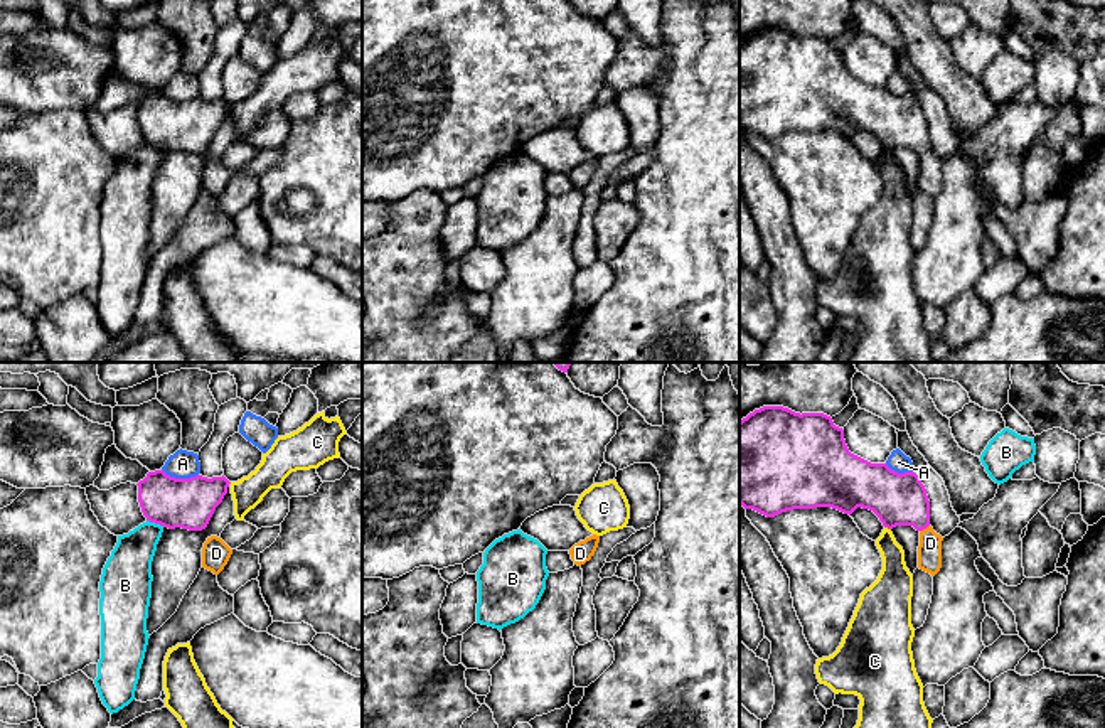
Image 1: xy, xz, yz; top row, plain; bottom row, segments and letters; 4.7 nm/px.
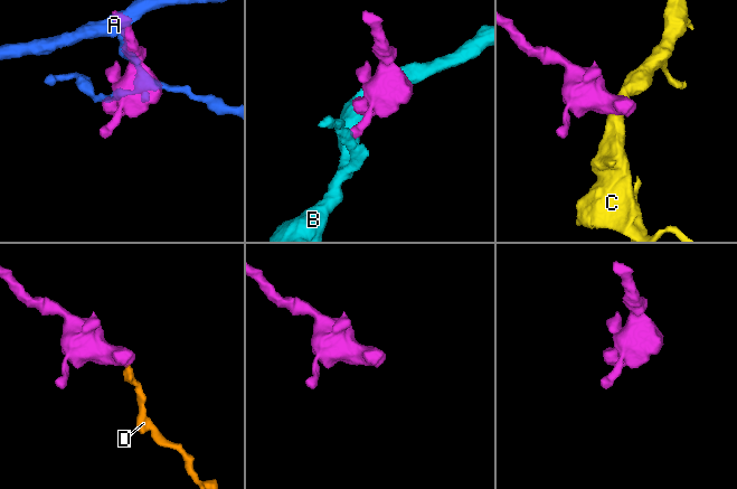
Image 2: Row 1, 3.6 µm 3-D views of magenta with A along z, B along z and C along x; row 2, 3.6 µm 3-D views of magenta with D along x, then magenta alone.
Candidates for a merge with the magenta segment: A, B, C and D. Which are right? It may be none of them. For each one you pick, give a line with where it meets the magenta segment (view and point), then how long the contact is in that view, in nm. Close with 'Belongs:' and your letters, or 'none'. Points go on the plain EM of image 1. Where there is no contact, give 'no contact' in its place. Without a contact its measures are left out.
D: yz (923, 150) | 60 nm
Belongs: D

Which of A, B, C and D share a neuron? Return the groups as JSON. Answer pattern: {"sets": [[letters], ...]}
{"sets": [["A"], ["B"], ["C"], ["D"]]}

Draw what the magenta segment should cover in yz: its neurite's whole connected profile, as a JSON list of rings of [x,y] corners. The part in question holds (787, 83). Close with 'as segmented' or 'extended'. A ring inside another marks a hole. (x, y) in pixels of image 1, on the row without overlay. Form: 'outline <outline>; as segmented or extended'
outline [[[763,29],[739,44],[739,126],[766,140],[793,131],[832,130],[852,136],[857,130],[873,133],[884,150],[913,148],[920,155],[918,190],[935,199],[942,190],[943,160],[930,148],[930,123],[915,94],[898,96],[886,86],[871,86],[849,74],[844,52],[824,35],[795,35],[783,29]]]; extended

